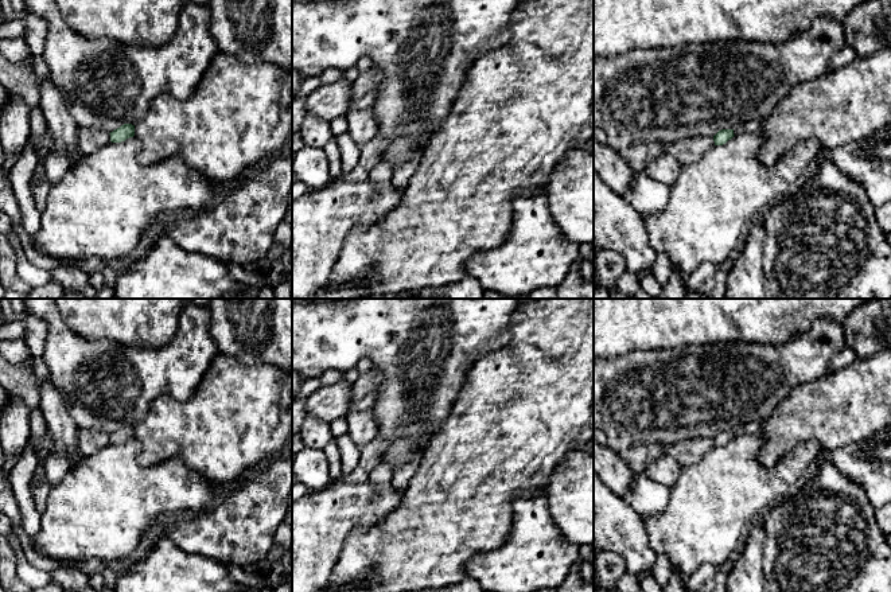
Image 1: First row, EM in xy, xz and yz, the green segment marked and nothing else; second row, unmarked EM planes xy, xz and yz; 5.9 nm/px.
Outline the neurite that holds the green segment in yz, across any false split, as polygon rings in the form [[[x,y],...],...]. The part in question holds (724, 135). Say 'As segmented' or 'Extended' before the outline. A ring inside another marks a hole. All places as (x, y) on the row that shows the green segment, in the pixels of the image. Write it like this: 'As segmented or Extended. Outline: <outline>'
Extended. Outline: [[[763,120],[758,121],[746,121],[740,126],[735,129],[721,129],[713,136],[715,145],[723,145],[728,140],[731,140],[735,135],[740,135],[743,132],[752,133],[752,135],[760,135],[763,129]]]

